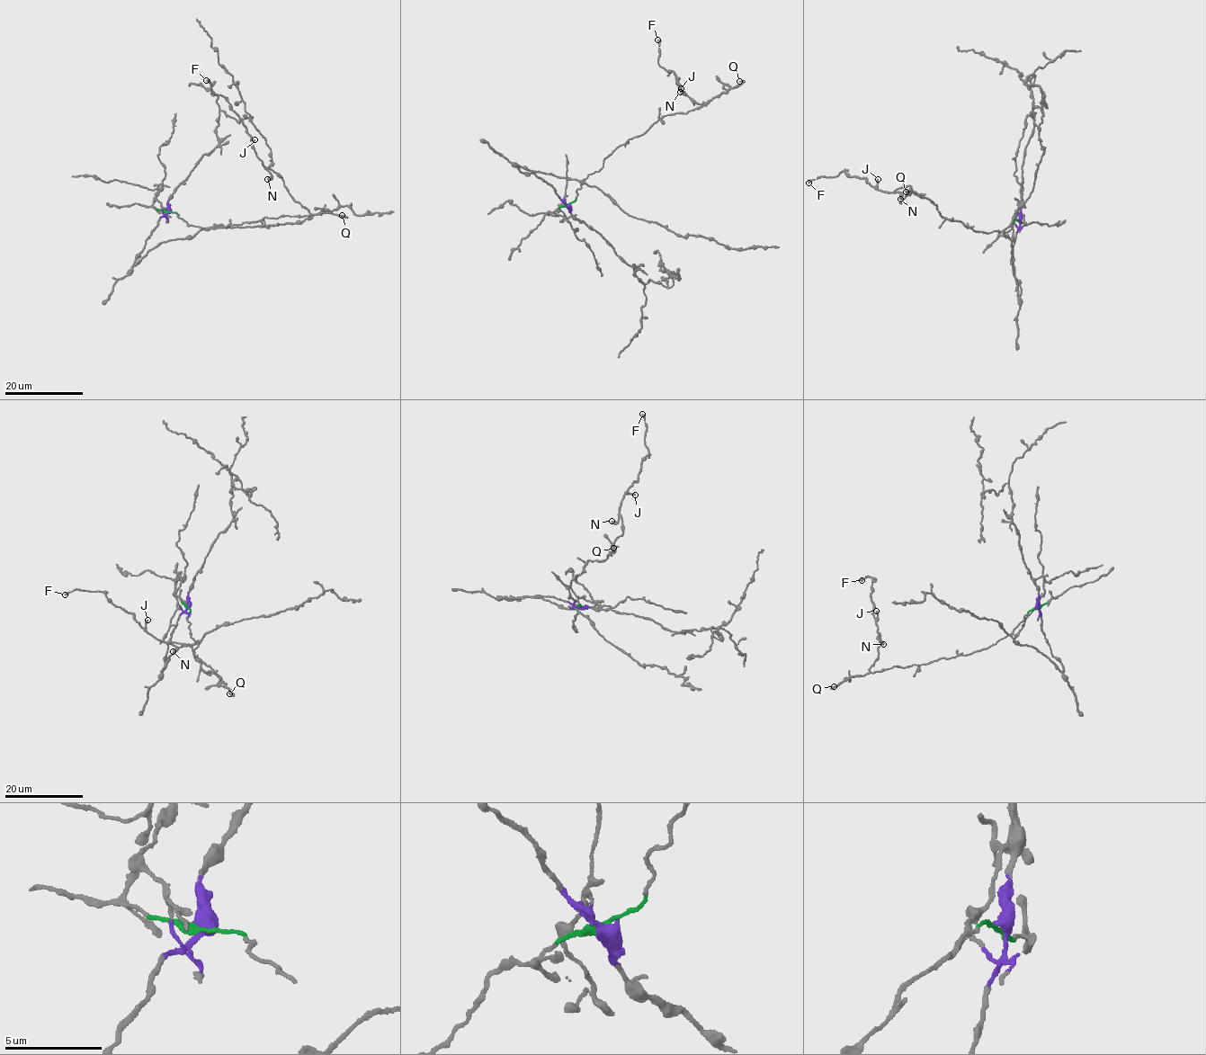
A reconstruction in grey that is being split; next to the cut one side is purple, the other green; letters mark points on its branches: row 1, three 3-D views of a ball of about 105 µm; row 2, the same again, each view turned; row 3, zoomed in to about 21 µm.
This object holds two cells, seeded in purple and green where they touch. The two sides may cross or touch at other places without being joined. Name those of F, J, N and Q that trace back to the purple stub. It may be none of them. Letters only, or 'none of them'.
none of them

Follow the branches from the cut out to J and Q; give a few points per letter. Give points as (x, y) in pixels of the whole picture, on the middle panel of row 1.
J: (567, 205), (617, 147), (644, 134), (664, 116), (687, 112), (709, 101), (694, 103), (681, 87)
Q: (567, 205), (617, 147), (644, 134), (664, 116), (707, 104), (739, 81)

